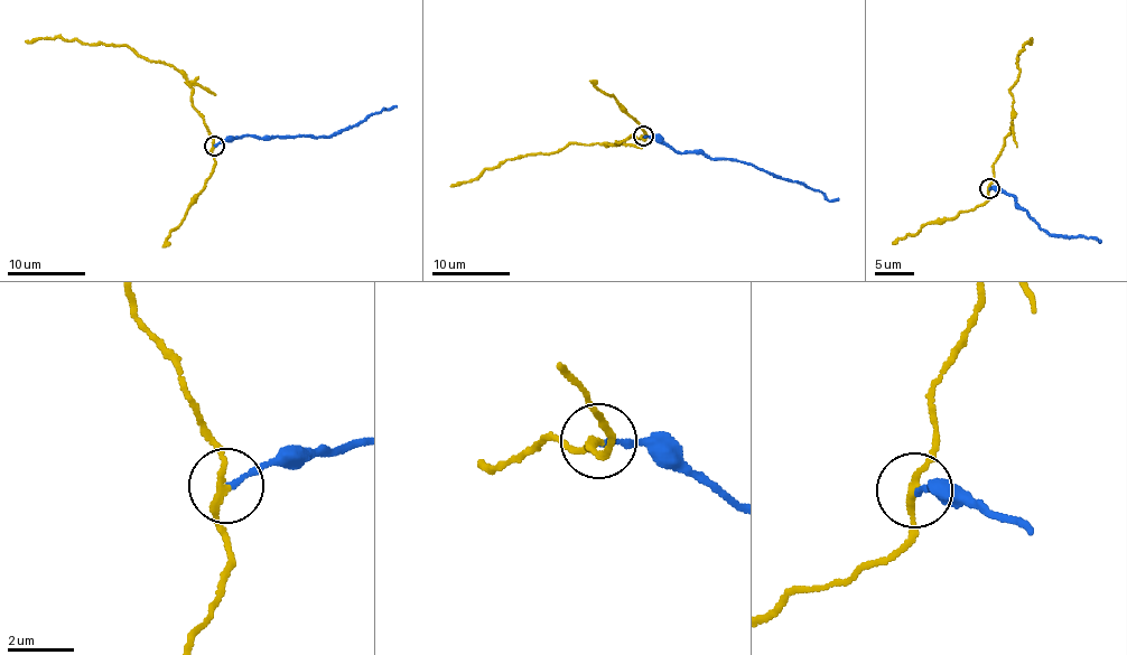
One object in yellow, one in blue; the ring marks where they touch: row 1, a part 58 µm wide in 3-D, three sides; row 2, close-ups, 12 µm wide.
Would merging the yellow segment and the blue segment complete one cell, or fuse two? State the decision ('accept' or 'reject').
reject

